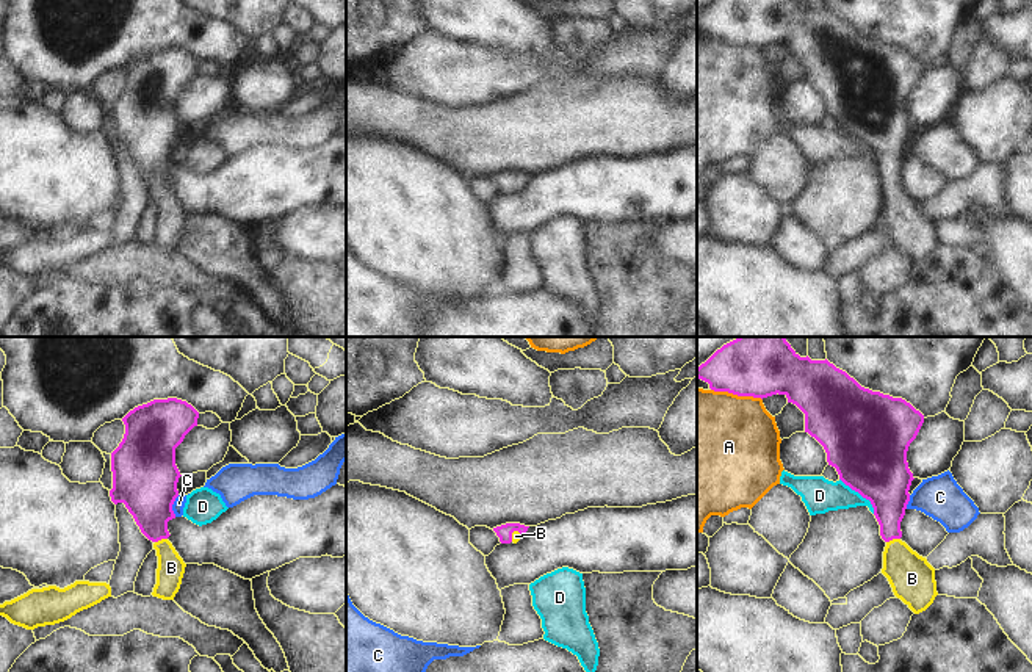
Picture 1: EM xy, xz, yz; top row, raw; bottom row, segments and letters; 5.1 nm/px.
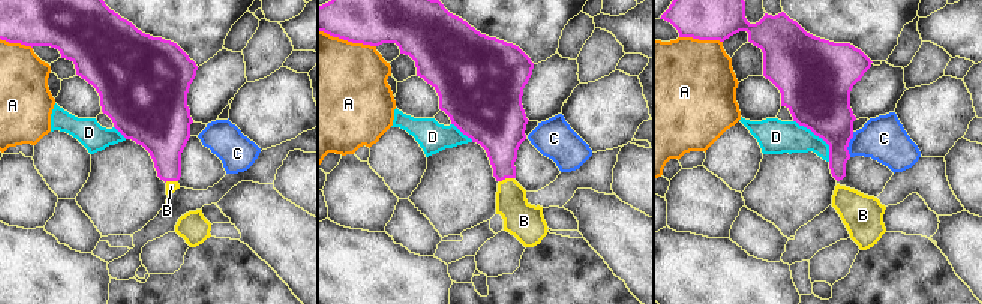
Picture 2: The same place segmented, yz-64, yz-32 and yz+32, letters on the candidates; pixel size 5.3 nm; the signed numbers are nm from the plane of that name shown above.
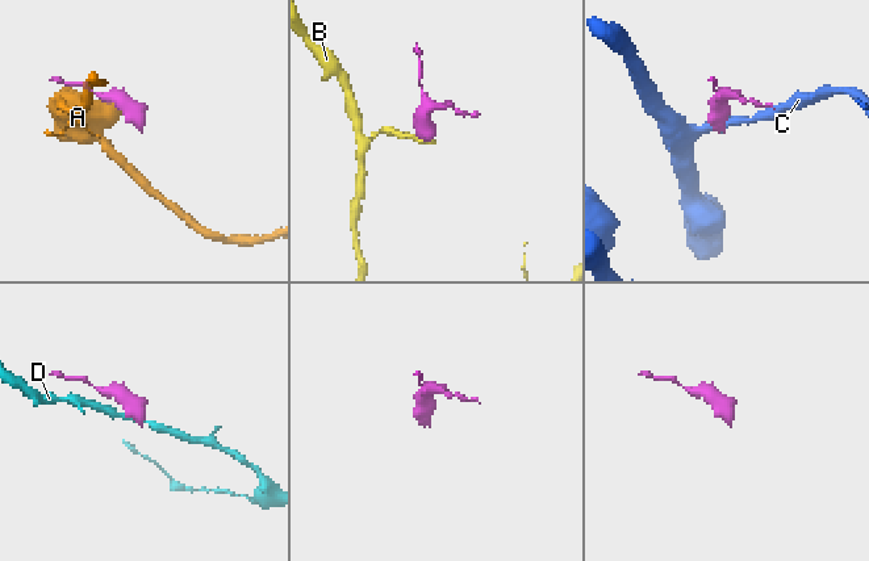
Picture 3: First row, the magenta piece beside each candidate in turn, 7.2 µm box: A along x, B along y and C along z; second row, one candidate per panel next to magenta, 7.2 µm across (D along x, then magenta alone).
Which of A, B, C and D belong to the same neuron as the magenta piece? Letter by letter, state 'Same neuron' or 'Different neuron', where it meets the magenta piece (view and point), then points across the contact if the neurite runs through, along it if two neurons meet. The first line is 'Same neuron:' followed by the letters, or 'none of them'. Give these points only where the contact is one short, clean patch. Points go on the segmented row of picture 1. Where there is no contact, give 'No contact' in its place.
Same neuron: B
A: Different neuron. Touches magenta at yz (736, 393)
B: Same neuron. Touches magenta at yz (893, 538). Path across: yz (888, 489), (893, 538), (898, 558), (912, 578)
C: Different neuron. Touches magenta at xy (171, 506). Boundary: xy (179, 495), (173, 505), (174, 516)
D: Different neuron. Touches magenta at yz (860, 494)

